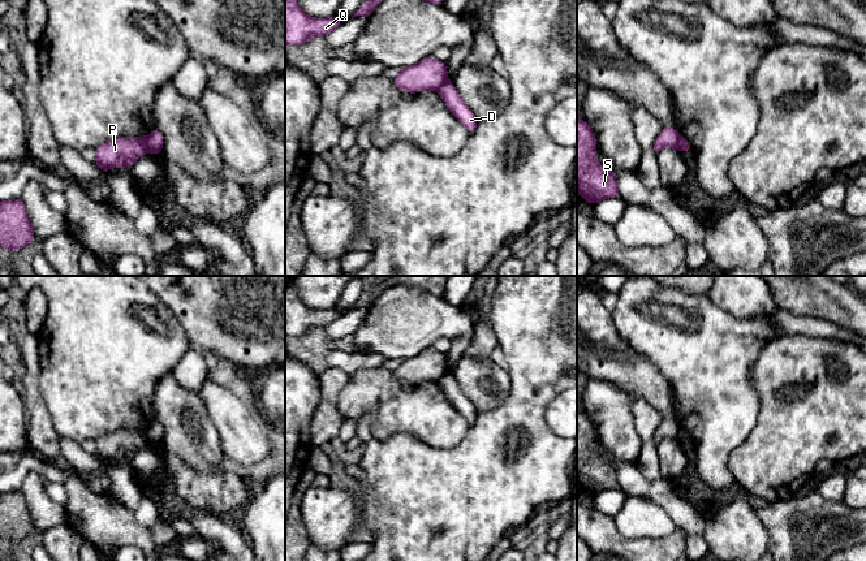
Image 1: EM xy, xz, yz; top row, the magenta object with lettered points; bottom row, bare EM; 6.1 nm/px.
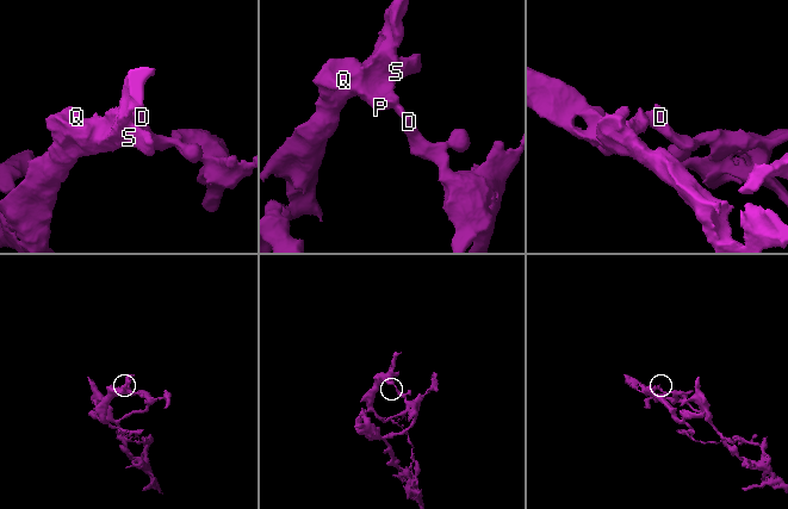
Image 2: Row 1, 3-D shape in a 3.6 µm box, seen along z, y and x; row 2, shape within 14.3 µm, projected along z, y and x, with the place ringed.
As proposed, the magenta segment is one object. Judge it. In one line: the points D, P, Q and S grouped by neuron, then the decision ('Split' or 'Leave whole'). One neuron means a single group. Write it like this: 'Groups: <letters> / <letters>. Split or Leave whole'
Groups: D / P Q S. Split

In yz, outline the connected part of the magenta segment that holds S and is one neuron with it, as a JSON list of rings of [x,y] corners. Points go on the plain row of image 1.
[[[577,411],[577,482],[583,492],[593,497],[607,489],[620,489],[616,467],[600,457],[595,443],[596,431],[590,417],[585,411]]]

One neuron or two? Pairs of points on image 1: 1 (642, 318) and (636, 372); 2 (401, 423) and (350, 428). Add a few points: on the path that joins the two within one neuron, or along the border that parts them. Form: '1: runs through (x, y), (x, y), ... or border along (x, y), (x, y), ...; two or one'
1: border along (616, 331), (660, 372); two
2: border along (345, 418), (352, 418), (357, 422); two

